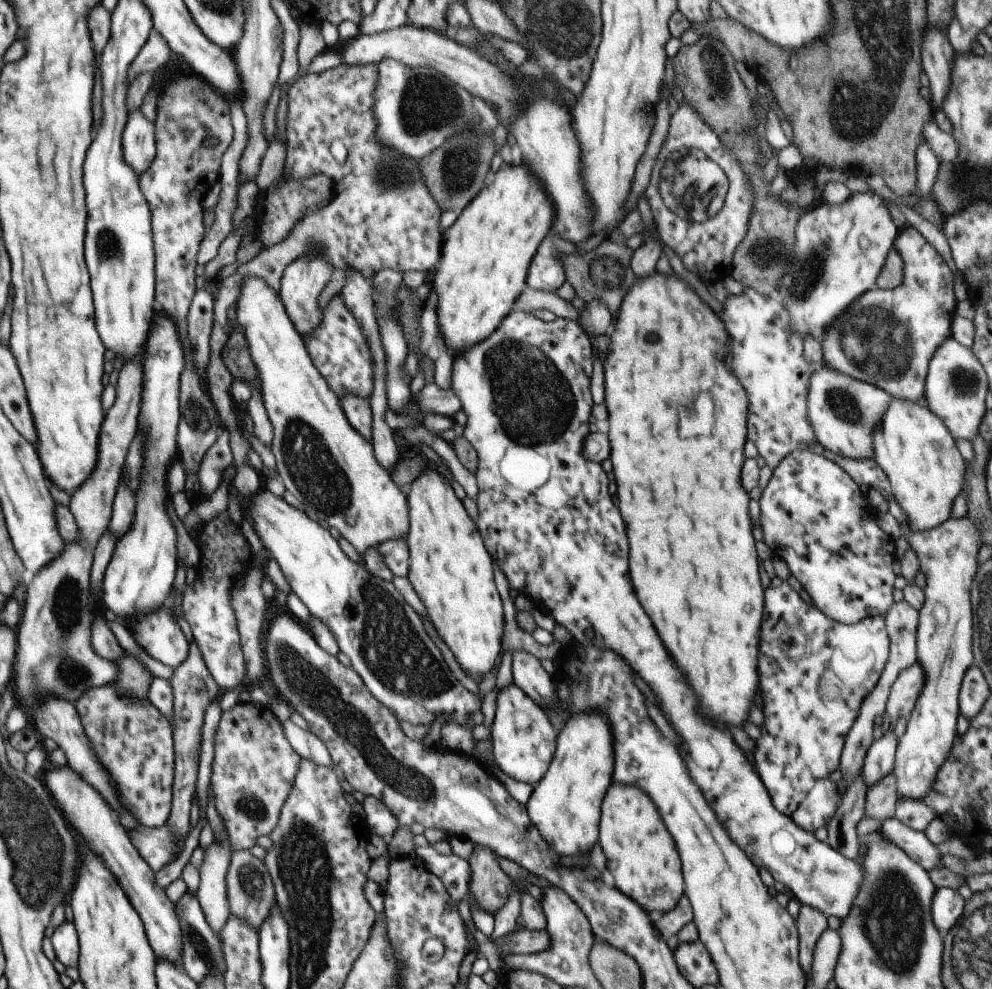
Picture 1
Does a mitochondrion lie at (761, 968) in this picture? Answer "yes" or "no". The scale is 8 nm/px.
no

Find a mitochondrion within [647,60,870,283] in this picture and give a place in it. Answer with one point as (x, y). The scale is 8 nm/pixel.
(697, 183)

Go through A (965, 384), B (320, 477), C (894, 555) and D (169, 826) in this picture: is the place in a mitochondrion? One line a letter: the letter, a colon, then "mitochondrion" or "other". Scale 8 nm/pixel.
A: mitochondrion
B: mitochondrion
C: other
D: other

